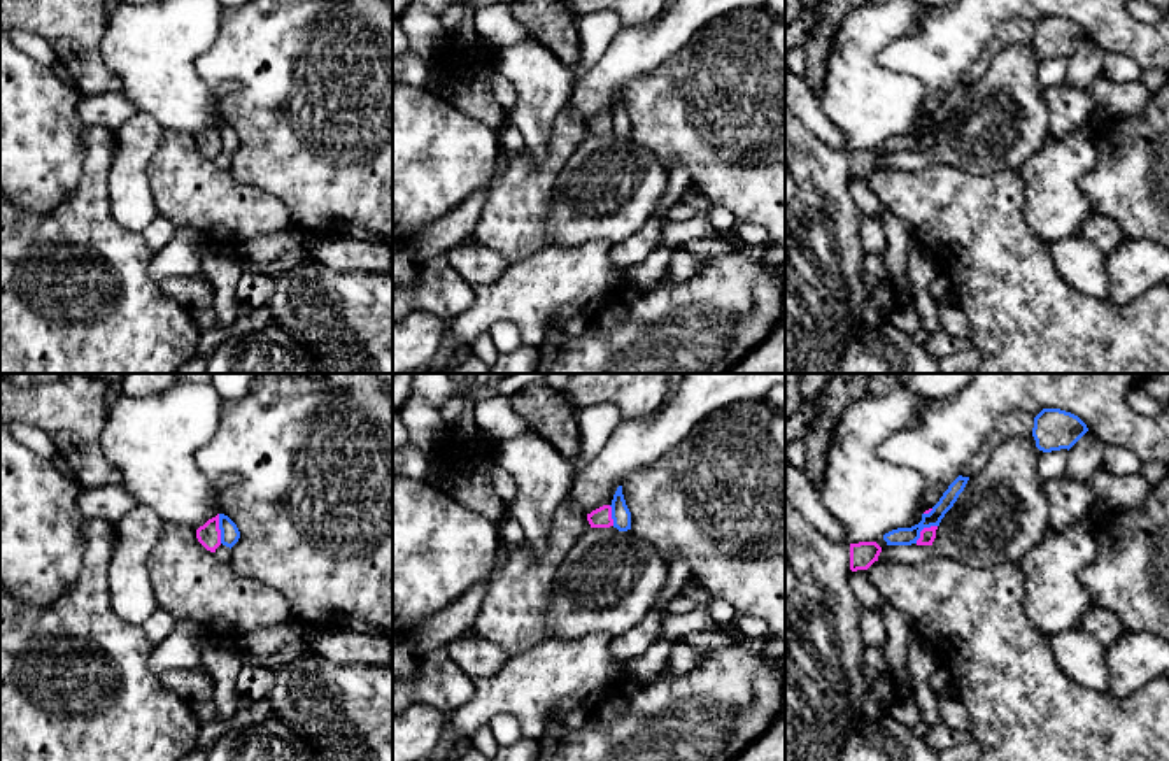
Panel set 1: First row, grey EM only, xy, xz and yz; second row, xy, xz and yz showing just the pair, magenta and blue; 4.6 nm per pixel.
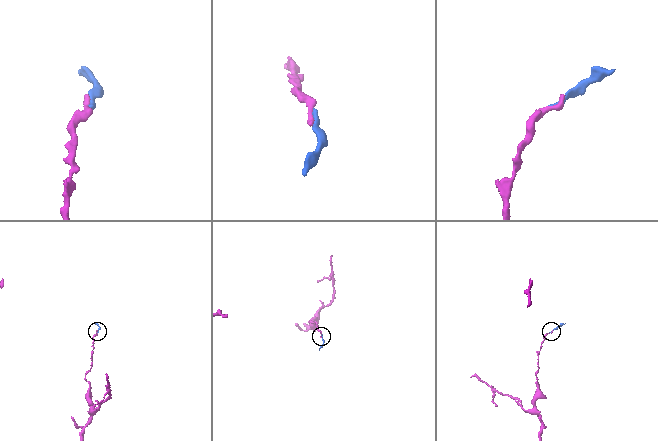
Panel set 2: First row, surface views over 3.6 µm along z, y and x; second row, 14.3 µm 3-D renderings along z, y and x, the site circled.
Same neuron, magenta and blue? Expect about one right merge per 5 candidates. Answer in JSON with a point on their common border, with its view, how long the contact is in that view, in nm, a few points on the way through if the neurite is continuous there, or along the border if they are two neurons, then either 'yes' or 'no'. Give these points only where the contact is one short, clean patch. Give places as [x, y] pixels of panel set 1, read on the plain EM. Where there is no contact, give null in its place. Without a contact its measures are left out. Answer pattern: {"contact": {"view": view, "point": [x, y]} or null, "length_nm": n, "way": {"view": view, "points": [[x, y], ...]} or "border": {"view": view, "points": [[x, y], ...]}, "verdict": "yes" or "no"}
{"contact": {"view": "xy", "point": [218, 135]}, "length_nm": 140, "border": {"view": "xy", "points": [[218, 121], [221, 149]]}, "verdict": "no"}

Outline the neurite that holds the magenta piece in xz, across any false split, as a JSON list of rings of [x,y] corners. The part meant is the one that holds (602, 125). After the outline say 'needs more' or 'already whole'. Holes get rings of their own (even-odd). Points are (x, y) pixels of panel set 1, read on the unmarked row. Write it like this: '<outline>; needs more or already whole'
[[[603,112],[603,114],[592,117],[591,121],[587,121],[587,128],[589,128],[591,135],[610,135],[610,133],[613,133],[612,114]]]; already whole

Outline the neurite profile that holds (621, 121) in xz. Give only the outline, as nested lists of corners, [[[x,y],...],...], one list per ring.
[[[622,93],[617,95],[610,114],[612,114],[613,135],[617,135],[619,139],[631,137],[631,119],[626,112]]]

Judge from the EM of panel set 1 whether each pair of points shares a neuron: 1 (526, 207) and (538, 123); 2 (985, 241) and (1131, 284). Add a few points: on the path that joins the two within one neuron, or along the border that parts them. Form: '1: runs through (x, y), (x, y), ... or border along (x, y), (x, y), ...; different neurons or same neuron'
1: border along (552, 123), (544, 158), (531, 162); different neurons
2: border along (1150, 288), (1126, 304), (1115, 304), (1108, 298); different neurons

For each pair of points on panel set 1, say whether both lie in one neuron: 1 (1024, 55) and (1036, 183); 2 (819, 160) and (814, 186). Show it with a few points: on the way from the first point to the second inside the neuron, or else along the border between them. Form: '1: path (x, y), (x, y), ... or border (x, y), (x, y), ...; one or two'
1: border (1048, 132), (1043, 144), (1019, 170); two
2: path (819, 167), (819, 179); one

